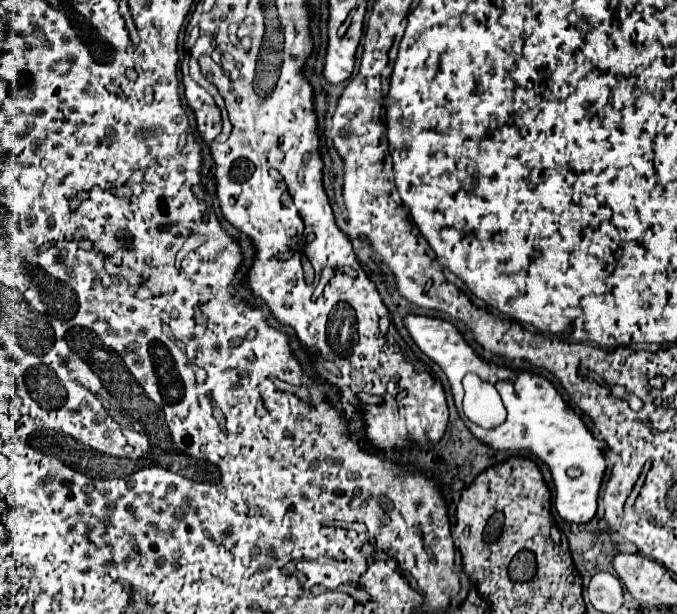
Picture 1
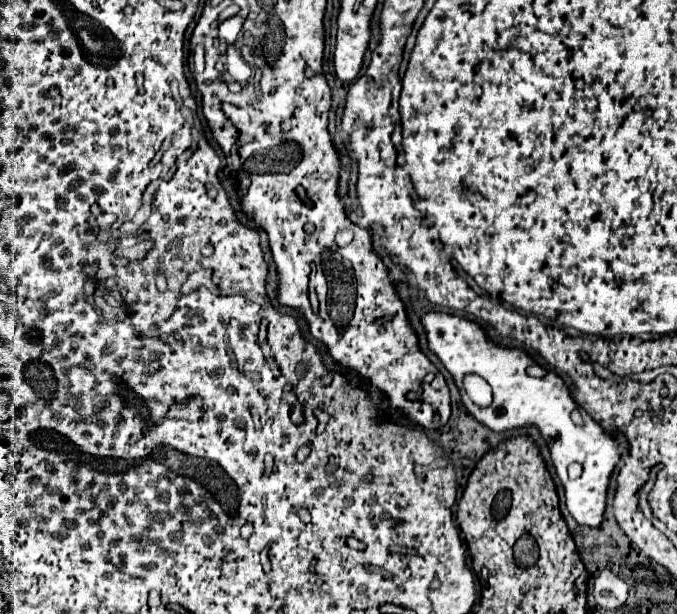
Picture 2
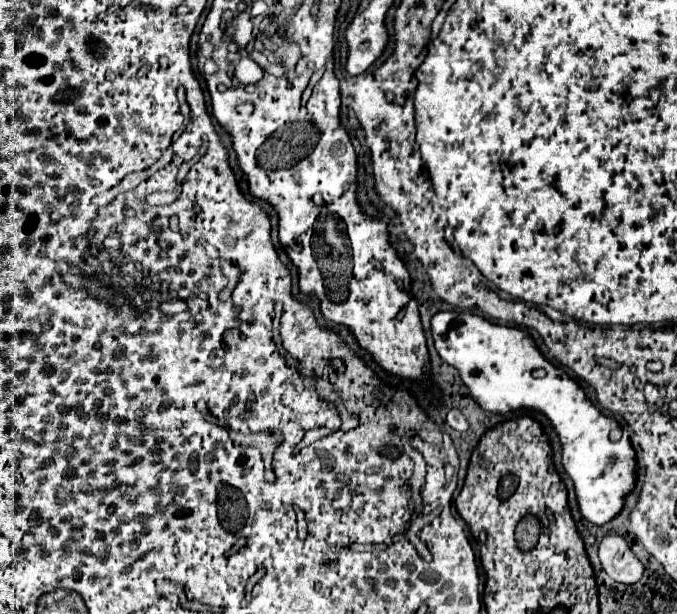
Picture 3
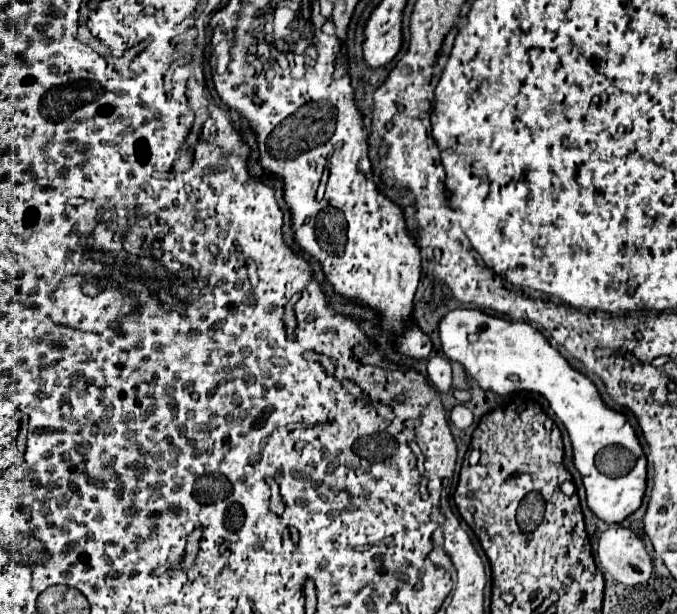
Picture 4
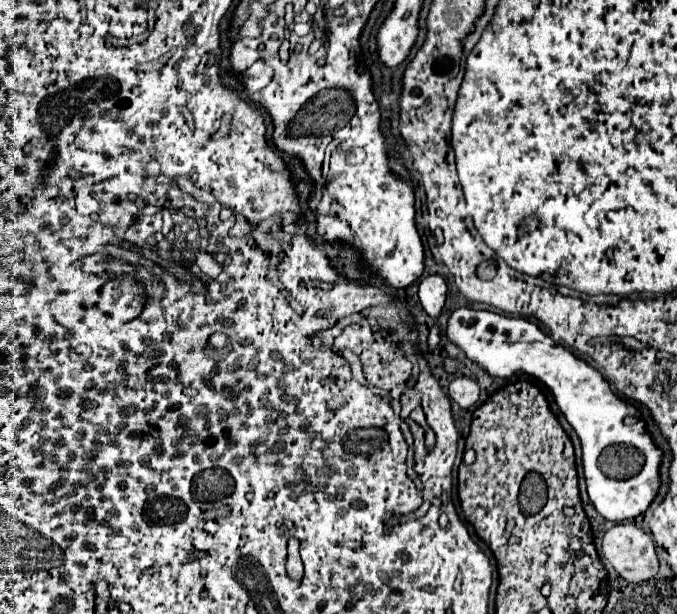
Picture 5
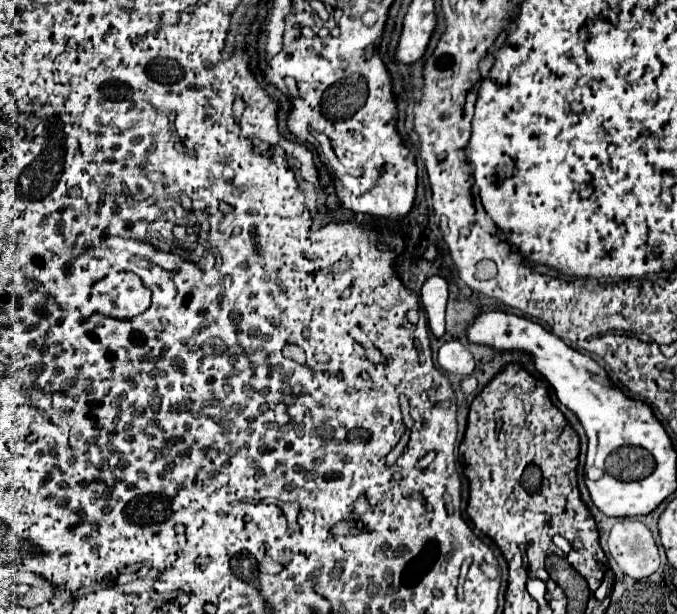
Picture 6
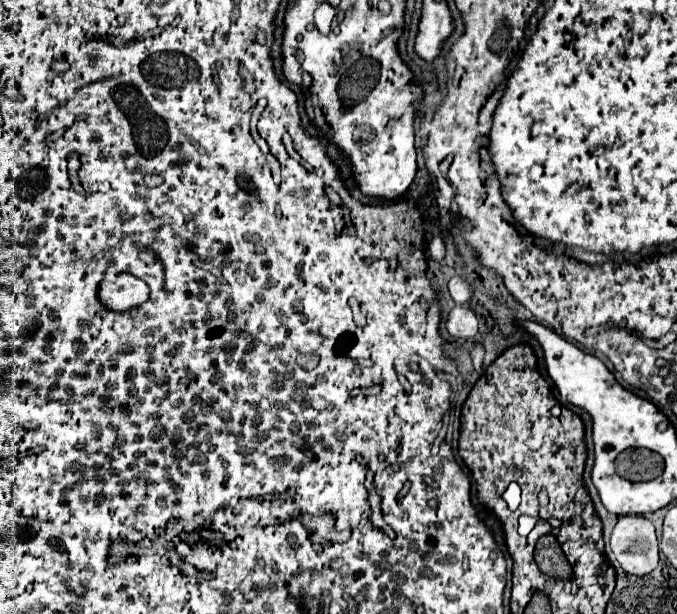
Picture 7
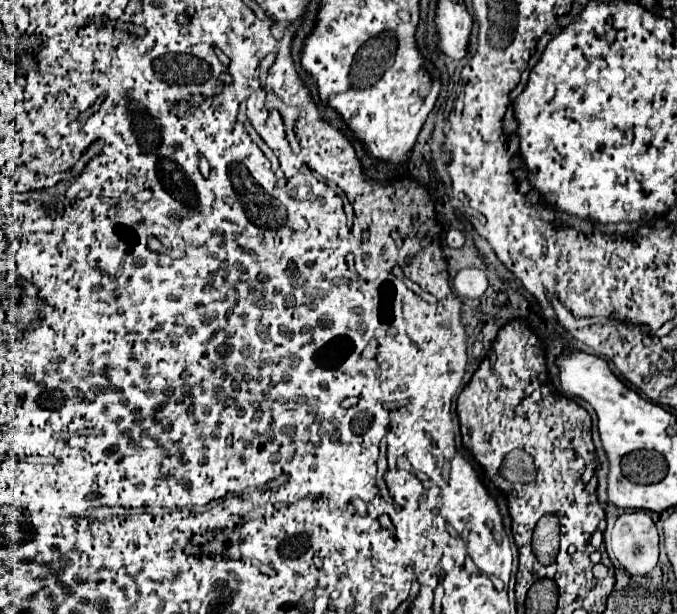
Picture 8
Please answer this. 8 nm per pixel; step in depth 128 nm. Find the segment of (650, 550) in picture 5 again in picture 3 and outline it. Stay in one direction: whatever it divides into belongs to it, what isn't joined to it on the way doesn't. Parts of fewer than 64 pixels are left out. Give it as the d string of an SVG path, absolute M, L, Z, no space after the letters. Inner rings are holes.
M606 536L600 544L600 562L610 578L622 584L634 584L640 580L644 566L632 554L630 546L622 536Z

